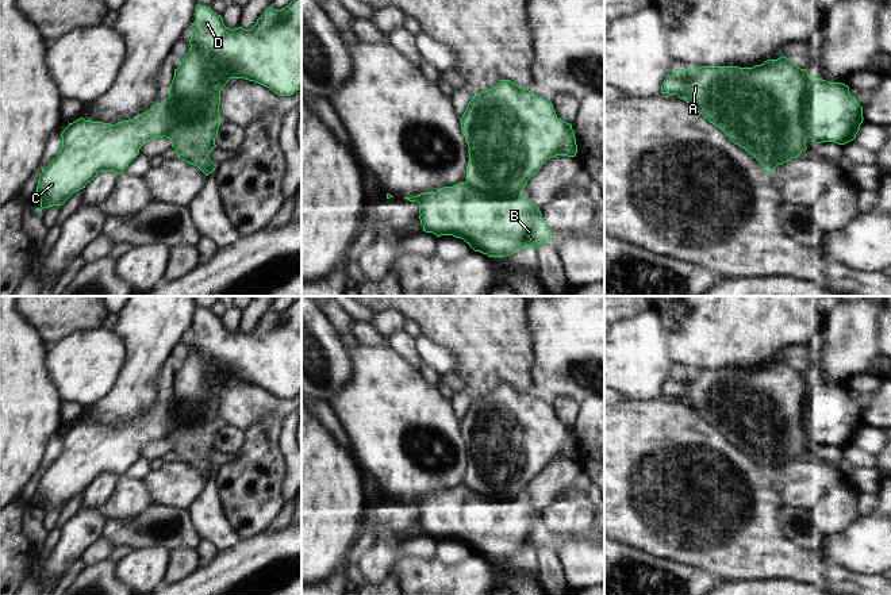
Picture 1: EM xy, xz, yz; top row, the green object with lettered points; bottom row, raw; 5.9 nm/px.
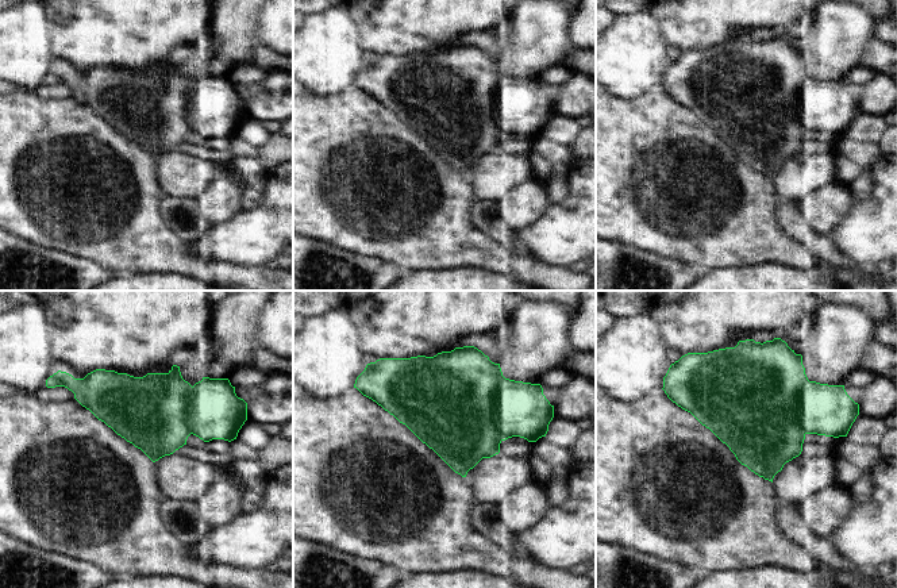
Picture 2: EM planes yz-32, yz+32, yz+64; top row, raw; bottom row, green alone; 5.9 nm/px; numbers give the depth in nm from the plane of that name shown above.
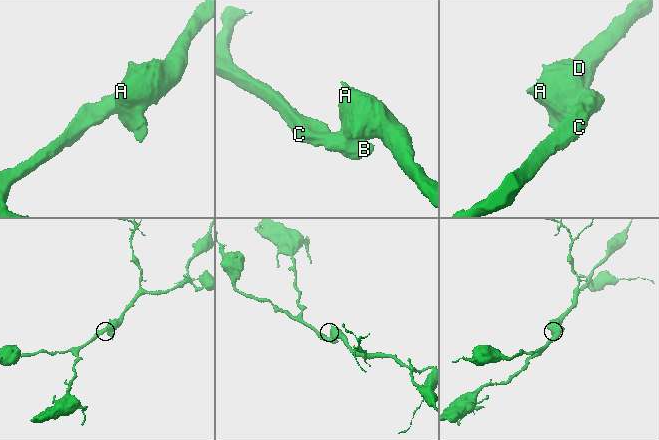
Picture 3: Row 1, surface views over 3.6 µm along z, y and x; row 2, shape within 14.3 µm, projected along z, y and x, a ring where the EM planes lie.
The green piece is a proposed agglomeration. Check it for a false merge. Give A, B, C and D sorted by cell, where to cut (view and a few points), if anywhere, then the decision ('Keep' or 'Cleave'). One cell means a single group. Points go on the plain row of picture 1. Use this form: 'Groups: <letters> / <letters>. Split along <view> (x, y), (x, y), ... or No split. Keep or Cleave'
Groups: A D / B C. Split along yz (811, 383), (802, 411), (802, 430), (809, 440). Cleave.

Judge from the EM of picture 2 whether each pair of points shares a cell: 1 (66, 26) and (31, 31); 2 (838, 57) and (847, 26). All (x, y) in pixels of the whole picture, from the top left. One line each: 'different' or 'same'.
1: different
2: same

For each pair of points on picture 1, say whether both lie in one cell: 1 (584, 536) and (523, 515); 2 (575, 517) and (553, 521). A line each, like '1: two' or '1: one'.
1: one
2: one

